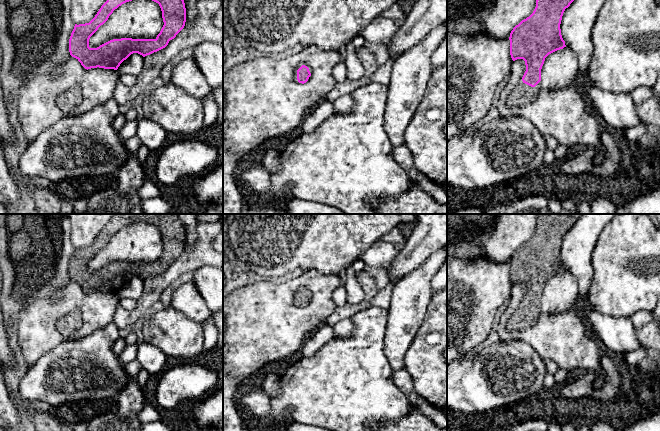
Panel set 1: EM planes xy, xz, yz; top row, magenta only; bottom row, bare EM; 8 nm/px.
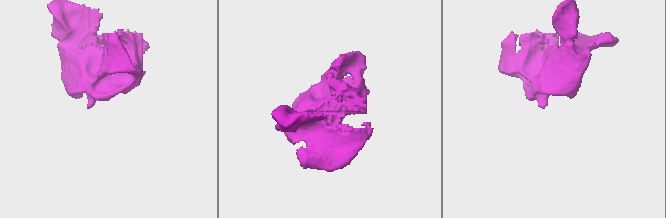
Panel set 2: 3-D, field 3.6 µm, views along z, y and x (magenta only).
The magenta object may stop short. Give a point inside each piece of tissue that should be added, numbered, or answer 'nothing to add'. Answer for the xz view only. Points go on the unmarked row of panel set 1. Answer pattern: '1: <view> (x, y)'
1: xz (295, 295)

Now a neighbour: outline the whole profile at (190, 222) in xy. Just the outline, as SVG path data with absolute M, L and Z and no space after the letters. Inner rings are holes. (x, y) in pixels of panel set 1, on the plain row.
M178 214L181 222L184 224L186 232L185 251L192 252L198 241L198 221L197 214Z

